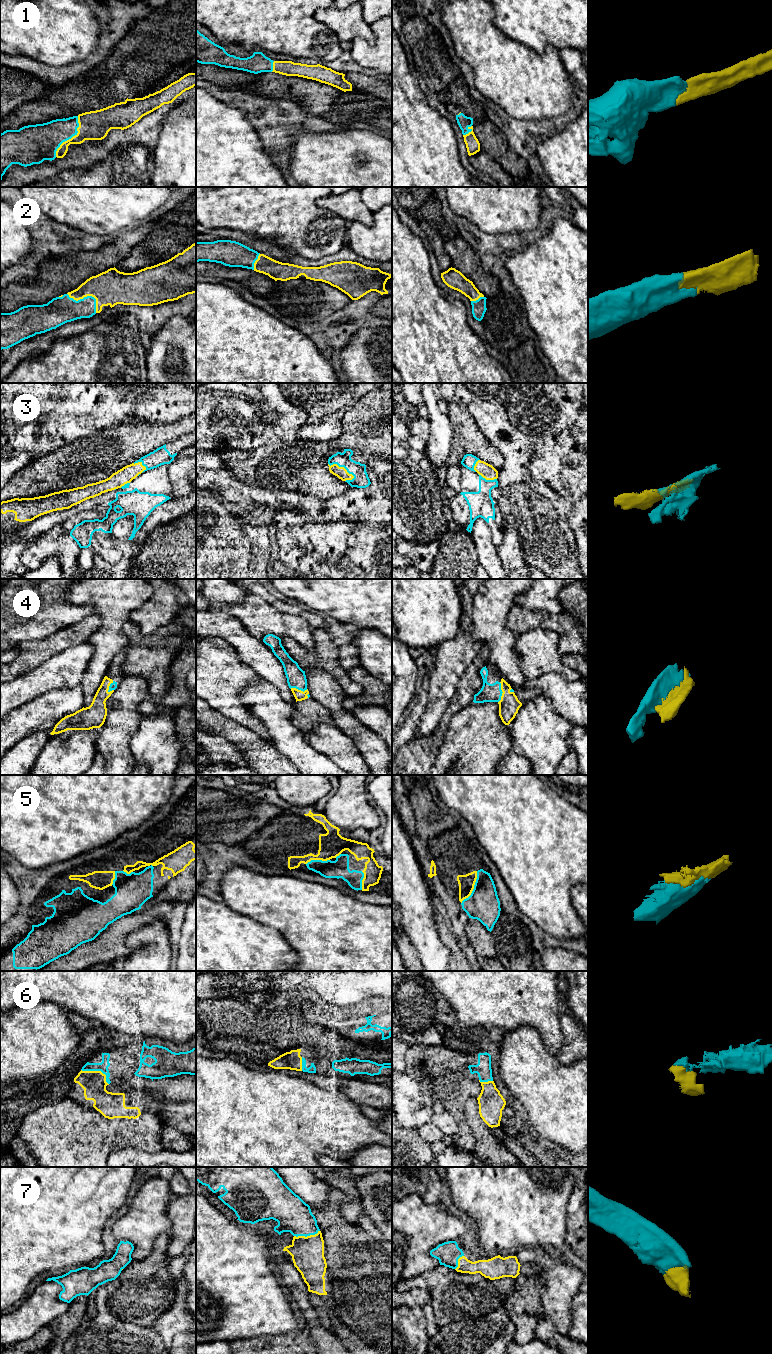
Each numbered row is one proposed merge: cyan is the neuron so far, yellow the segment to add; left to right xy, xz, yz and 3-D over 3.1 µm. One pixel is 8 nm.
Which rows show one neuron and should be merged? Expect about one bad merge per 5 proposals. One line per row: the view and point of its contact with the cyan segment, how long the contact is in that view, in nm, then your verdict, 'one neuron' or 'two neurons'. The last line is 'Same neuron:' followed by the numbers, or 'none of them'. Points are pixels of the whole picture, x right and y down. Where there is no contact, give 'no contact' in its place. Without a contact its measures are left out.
1: contact xy (71, 137); length 380 nm; one neuron
2: contact xy (87, 296); length 280 nm; one neuron
3: contact xz (341, 466); length 240 nm; one neuron
4: contact yz (502, 692); length 170 nm; one neuron
5: contact yz (474, 888); length 300 nm; one neuron
6: contact xy (98, 1070); length 260 nm; one neuron
7: contact xz (306, 1236); length 220 nm; one neuron
Same neuron: 1, 2, 3, 4, 5, 6, 7

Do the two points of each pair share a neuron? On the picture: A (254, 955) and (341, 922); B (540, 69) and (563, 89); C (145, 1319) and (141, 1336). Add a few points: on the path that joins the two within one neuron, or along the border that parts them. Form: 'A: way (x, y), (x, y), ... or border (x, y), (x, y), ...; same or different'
A: border (269, 926), (281, 934), (296, 952), (299, 960); different
B: way (546, 75), (557, 86); same
C: border (120, 1320), (149, 1327); different

